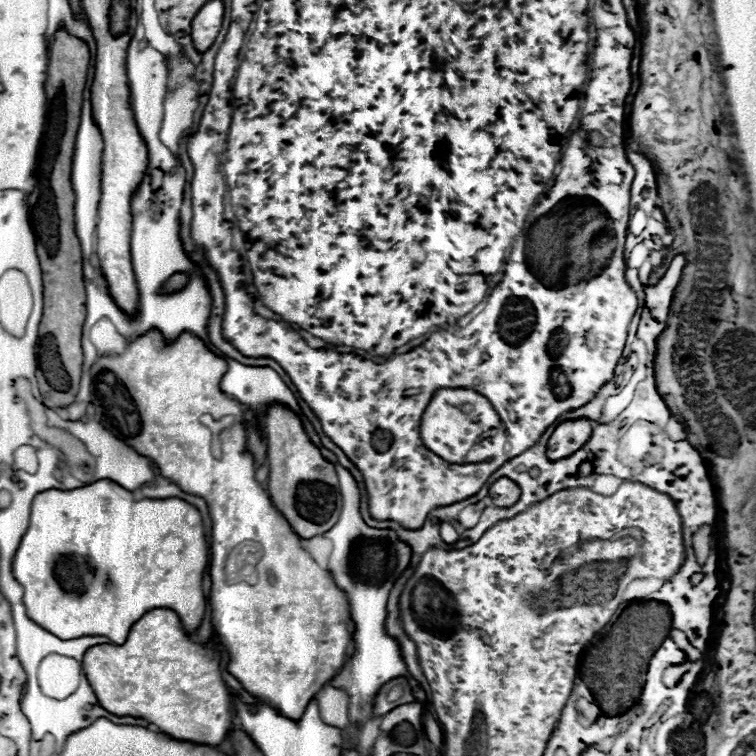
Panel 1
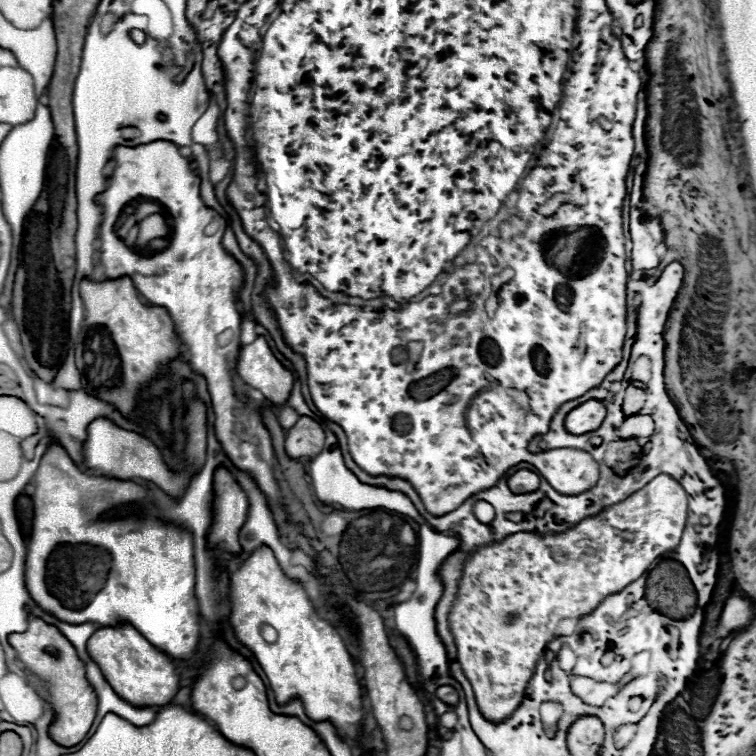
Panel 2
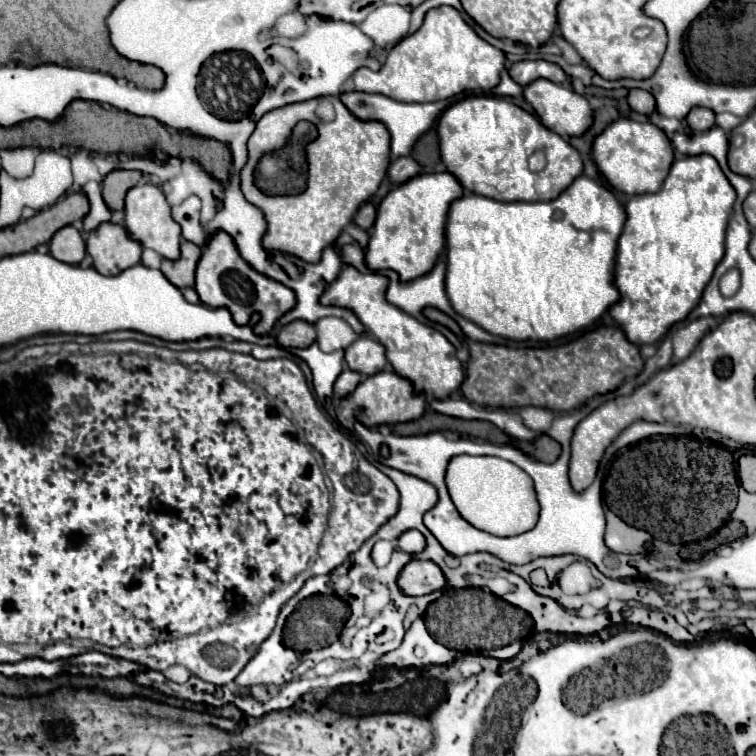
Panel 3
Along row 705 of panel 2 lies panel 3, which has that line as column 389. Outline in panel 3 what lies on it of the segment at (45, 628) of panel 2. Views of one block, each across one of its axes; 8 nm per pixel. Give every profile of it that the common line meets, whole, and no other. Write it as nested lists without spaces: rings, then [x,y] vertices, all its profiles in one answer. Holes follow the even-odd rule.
[[[440,6],[426,12],[424,24],[404,40],[400,40],[390,52],[386,62],[378,72],[372,72],[368,68],[358,68],[354,72],[354,86],[362,92],[376,92],[384,94],[388,98],[400,100],[400,102],[436,102],[446,100],[450,96],[456,96],[466,90],[492,90],[500,82],[500,72],[504,70],[506,56],[502,50],[494,48],[486,40],[482,40],[472,26],[468,26],[460,12],[452,6]]]

